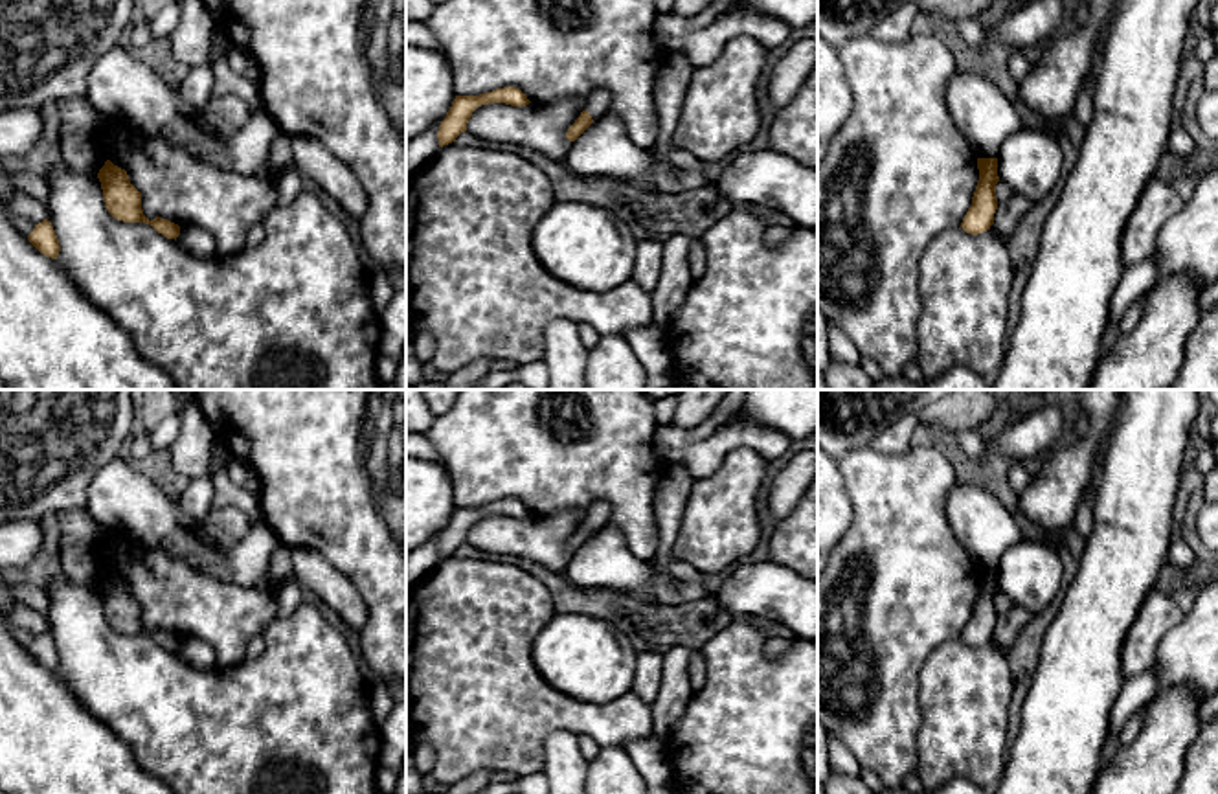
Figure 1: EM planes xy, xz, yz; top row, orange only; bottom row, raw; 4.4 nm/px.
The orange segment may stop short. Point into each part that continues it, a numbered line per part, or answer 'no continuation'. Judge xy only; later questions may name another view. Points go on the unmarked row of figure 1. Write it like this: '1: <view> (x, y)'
no continuation

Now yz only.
no continuation

